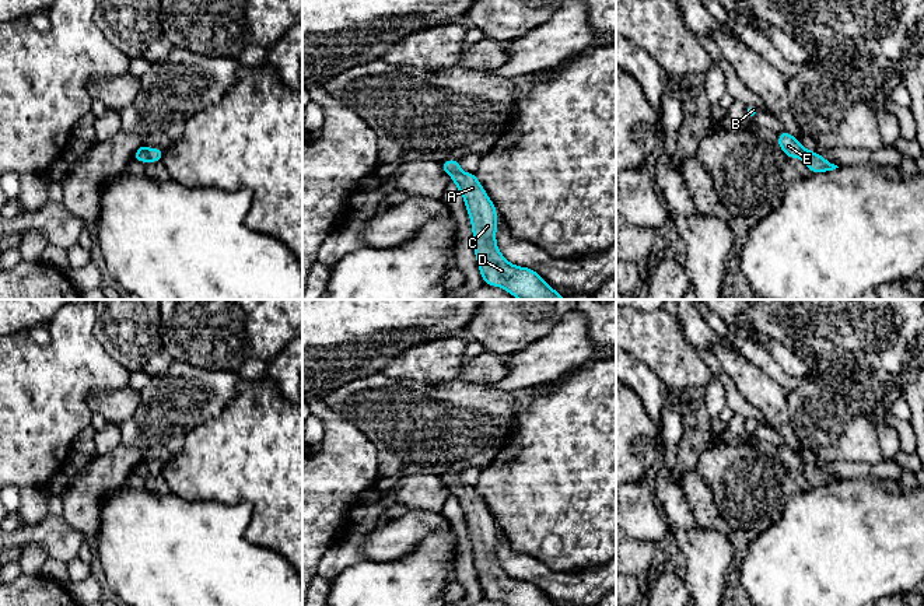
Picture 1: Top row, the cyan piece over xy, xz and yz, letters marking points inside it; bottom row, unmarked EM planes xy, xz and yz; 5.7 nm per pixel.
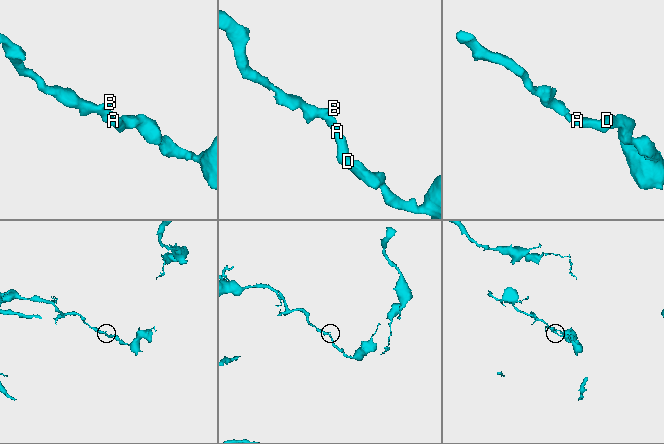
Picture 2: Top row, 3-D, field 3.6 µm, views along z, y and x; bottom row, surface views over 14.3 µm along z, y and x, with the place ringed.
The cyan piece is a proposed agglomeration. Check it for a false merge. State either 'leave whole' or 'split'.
leave whole

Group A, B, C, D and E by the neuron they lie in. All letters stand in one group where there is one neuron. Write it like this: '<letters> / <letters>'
A B C D E

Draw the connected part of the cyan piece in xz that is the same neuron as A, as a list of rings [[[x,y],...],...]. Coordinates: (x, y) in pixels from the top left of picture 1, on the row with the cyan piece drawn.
[[[461,161],[440,164],[463,196],[470,218],[475,256],[484,284],[504,288],[518,300],[566,300],[535,270],[511,265],[496,242],[497,210],[475,174],[462,172]]]

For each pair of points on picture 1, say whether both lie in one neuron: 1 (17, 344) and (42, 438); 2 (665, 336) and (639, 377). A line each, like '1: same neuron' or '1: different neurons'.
1: same neuron
2: different neurons

